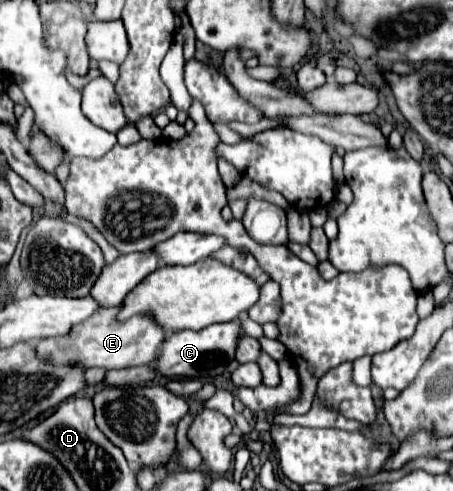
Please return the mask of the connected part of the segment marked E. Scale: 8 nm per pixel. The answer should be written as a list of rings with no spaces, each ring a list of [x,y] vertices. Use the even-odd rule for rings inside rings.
[[[110,307],[96,311],[84,323],[72,327],[70,335],[40,339],[36,345],[38,355],[50,355],[56,363],[82,363],[86,367],[106,367],[106,369],[124,369],[134,365],[150,365],[158,359],[162,339],[166,339],[166,331],[158,327],[158,321],[152,315],[132,315],[126,321],[118,321],[116,315],[122,307]]]

